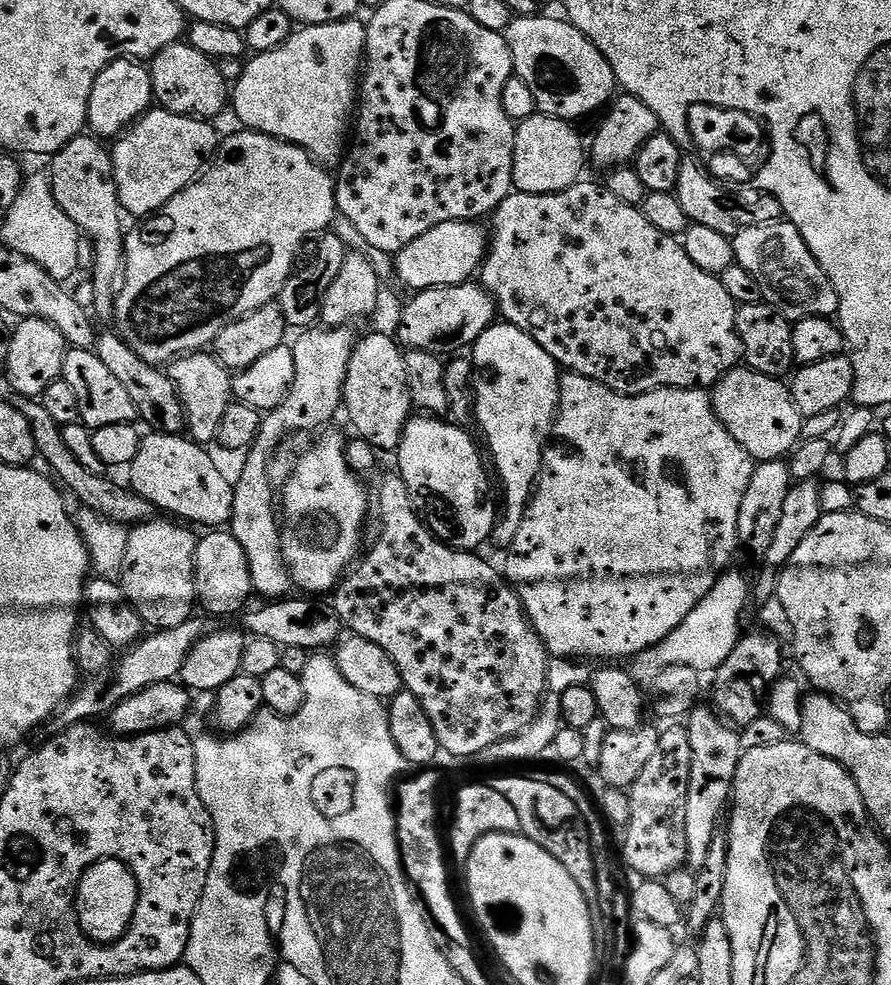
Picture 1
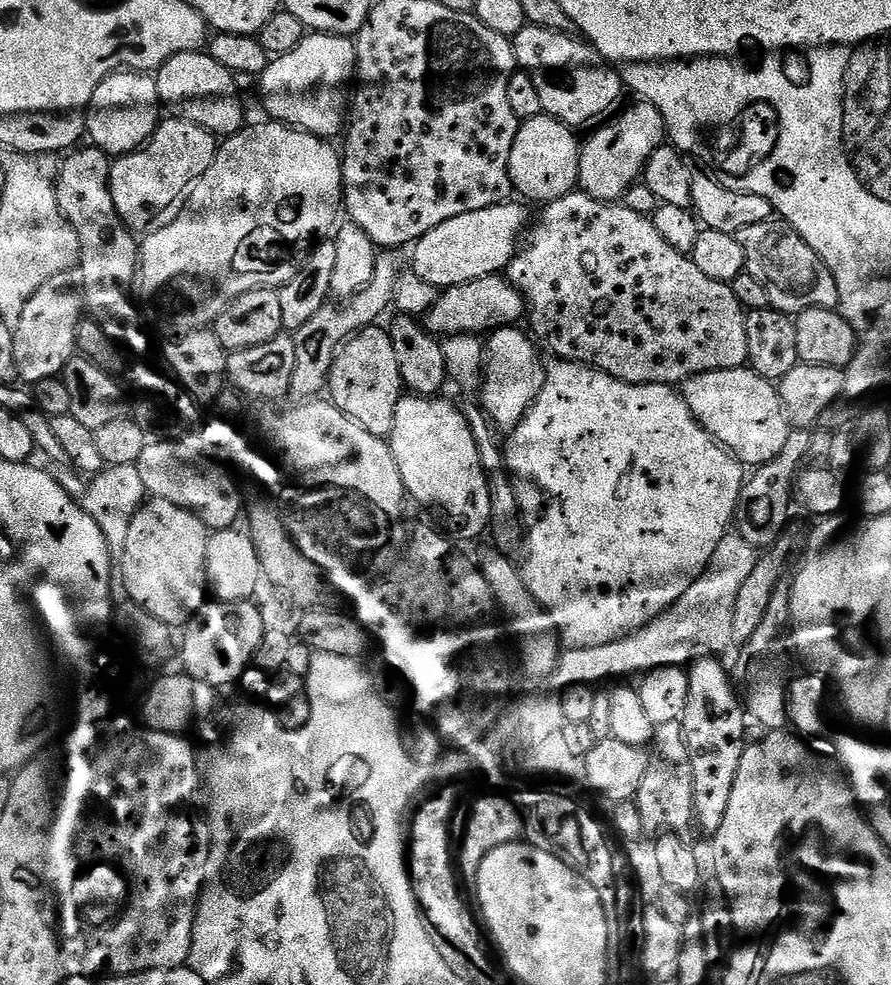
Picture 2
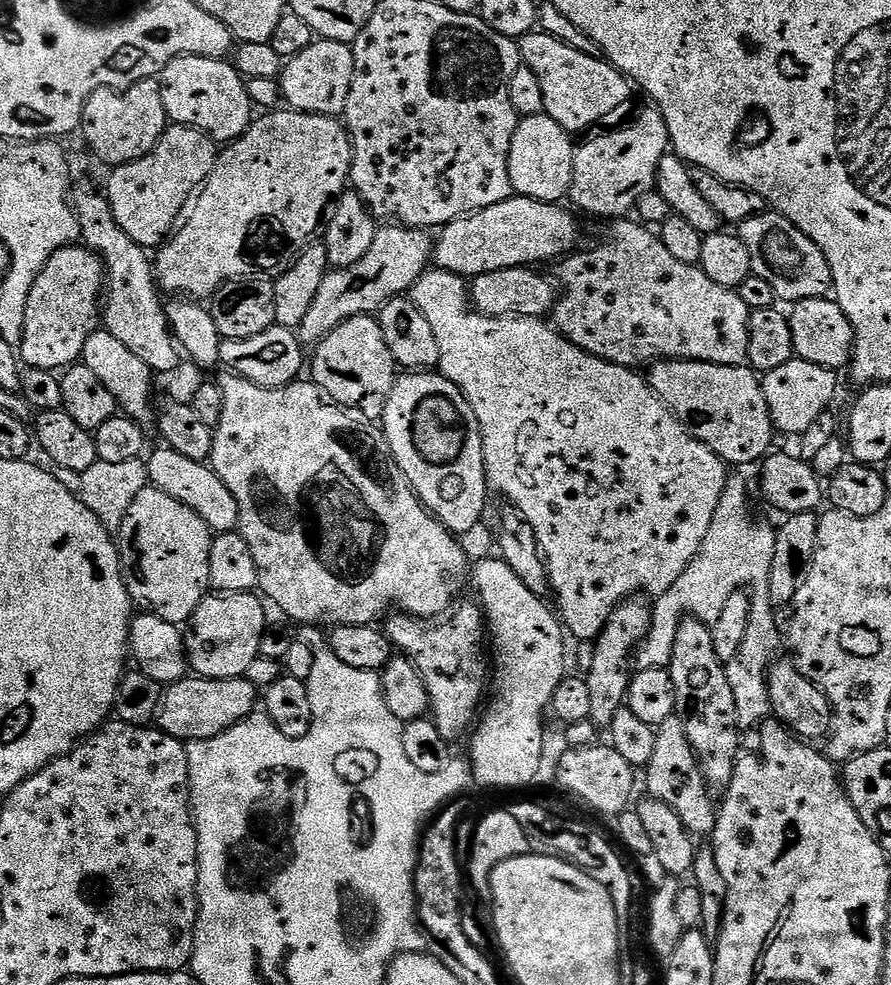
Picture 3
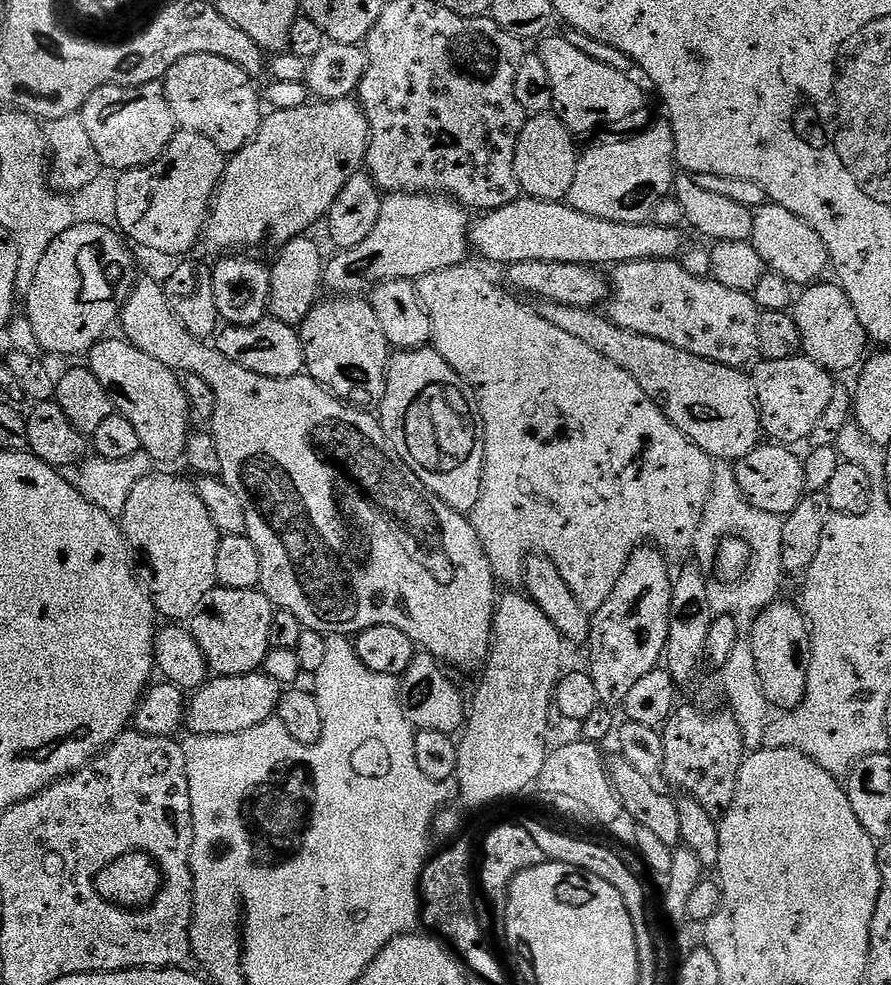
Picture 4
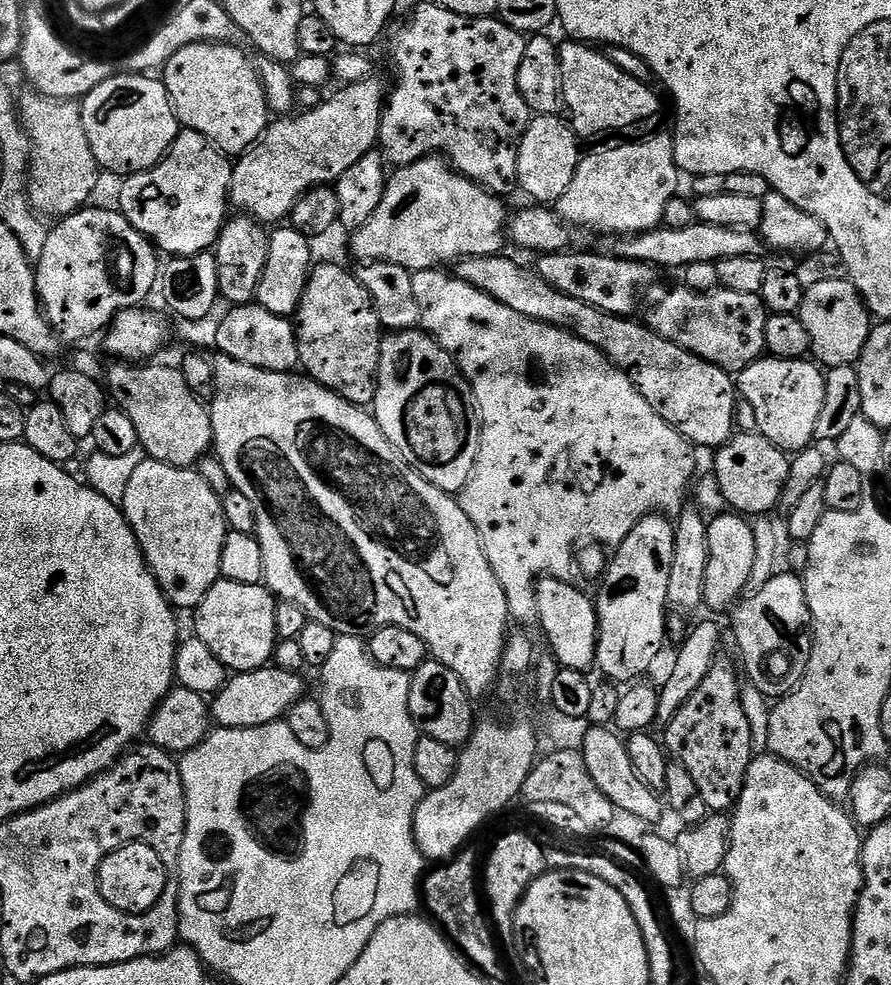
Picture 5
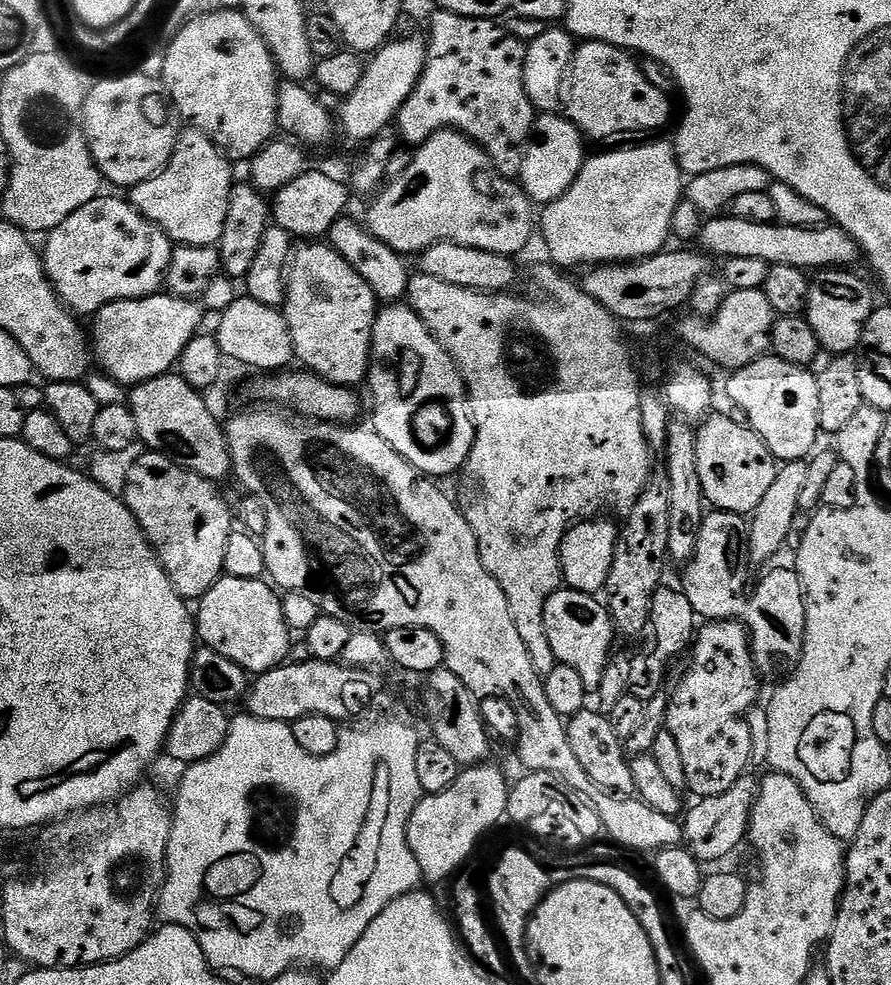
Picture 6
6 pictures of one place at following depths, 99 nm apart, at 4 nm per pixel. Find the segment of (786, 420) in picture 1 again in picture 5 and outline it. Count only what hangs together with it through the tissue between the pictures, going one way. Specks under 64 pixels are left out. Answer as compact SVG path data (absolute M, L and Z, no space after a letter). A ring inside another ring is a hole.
M497 254L494 256L465 256L463 260L455 265L454 275L462 282L482 290L490 298L502 302L502 306L510 306L518 314L522 314L531 320L537 320L543 324L549 324L568 332L571 336L582 338L582 342L590 342L600 353L605 356L616 368L620 368L634 382L634 386L654 406L654 410L674 430L681 432L688 443L700 448L712 448L718 450L728 443L734 435L732 427L736 424L736 400L738 404L738 388L733 377L724 372L718 366L698 358L690 350L662 338L656 331L648 327L647 323L639 319L626 316L615 316L609 312L598 310L586 302L578 302L578 298L570 298L570 294L562 294L550 282L546 282L538 275L535 267L519 264L511 260L508 254Z

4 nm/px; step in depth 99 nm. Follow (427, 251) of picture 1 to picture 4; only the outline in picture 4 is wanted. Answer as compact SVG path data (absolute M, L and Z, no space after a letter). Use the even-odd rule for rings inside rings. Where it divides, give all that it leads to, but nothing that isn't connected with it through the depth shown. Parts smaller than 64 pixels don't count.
M521 198L501 208L491 209L480 221L470 228L470 244L484 260L492 264L507 266L518 262L570 262L571 264L591 264L593 266L615 266L639 260L675 260L686 247L680 228L667 228L651 222L631 224L630 222L610 222L594 218L594 214L582 214L566 202L554 200L534 200Z

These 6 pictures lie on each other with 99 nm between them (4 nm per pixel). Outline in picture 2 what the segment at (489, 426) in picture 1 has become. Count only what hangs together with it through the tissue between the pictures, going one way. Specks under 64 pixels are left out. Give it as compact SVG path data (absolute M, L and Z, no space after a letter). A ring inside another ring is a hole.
M516 326L497 328L486 340L482 365L482 407L488 413L489 420L500 430L511 430L518 426L518 422L528 413L528 408L536 400L544 381L545 365L540 364L540 356L536 353L537 345L527 331L524 333L519 332L520 330Z

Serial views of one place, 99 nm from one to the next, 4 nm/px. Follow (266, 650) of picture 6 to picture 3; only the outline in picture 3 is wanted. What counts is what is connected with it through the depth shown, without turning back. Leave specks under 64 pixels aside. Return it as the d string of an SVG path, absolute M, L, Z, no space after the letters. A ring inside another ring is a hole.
M225 592L205 596L186 625L189 669L206 680L239 680L247 677L250 662L254 662L254 658L260 655L266 623L263 603L265 601L252 592Z

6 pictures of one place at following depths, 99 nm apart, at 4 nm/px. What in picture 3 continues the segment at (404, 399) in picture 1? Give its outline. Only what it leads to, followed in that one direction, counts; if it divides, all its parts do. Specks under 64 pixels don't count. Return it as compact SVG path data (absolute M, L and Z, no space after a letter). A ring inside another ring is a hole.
M375 315L352 316L342 322L321 344L315 345L310 356L311 379L319 386L321 392L334 404L363 414L367 419L376 422L386 410L386 402L396 384L398 365L386 346L382 326Z

